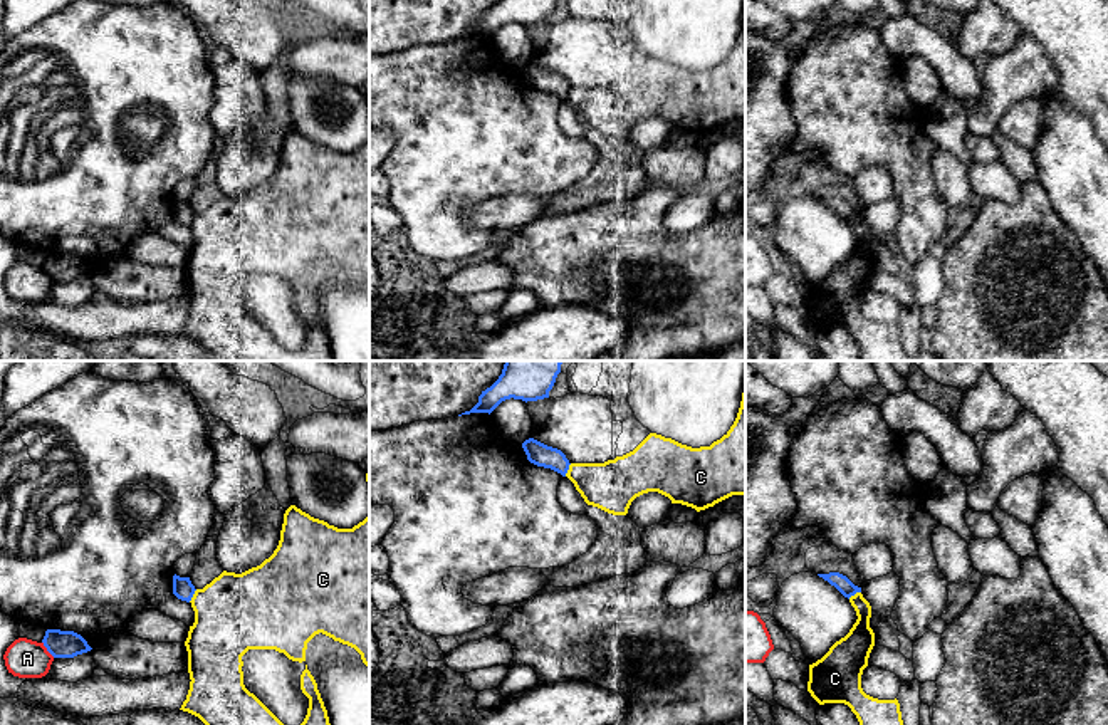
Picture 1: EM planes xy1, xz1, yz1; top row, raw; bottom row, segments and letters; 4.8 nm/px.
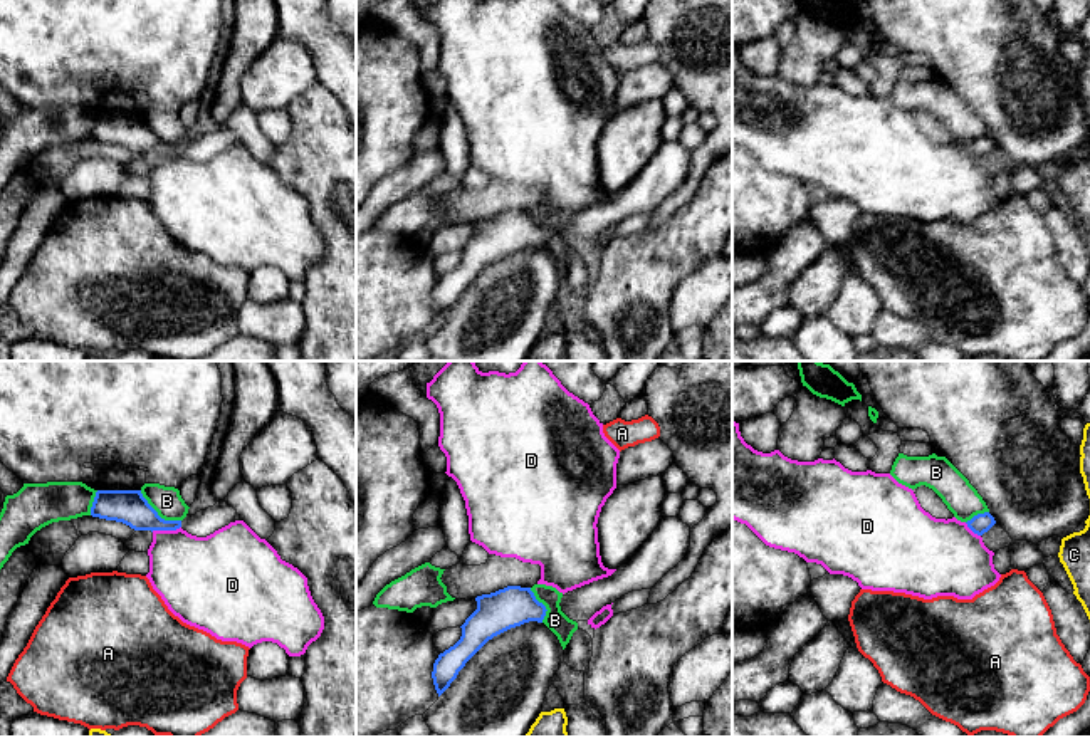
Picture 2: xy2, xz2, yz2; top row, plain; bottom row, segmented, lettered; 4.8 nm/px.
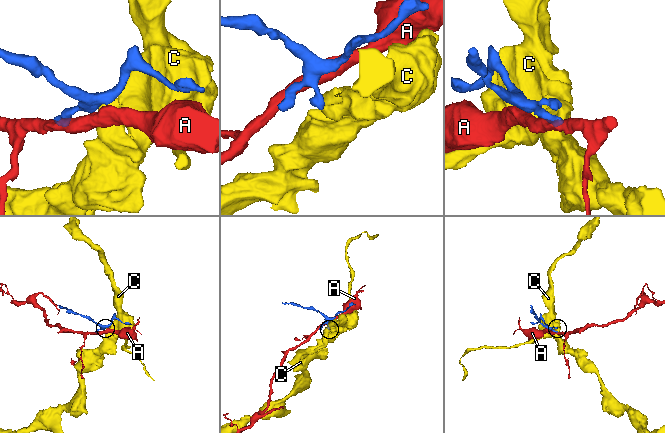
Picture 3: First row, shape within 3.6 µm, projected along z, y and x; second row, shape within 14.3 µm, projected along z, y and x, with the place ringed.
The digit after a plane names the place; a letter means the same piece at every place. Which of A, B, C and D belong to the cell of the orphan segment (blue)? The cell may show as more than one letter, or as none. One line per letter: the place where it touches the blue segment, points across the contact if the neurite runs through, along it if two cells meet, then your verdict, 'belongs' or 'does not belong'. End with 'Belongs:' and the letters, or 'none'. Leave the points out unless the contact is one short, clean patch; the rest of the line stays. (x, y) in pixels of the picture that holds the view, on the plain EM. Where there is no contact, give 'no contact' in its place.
A: meets blue in xy1 at (47, 274); border along xy1 (42, 266), (54, 281); does not belong
B: meets blue in xy2 at (157, 138); does not belong
C: meets blue in xy1 at (192, 220); border along xy1 (197, 213), (188, 225); does not belong
D: meets blue in xy2 at (165, 153); border along xy2 (180, 150), (151, 155); does not belong
Belongs: none

